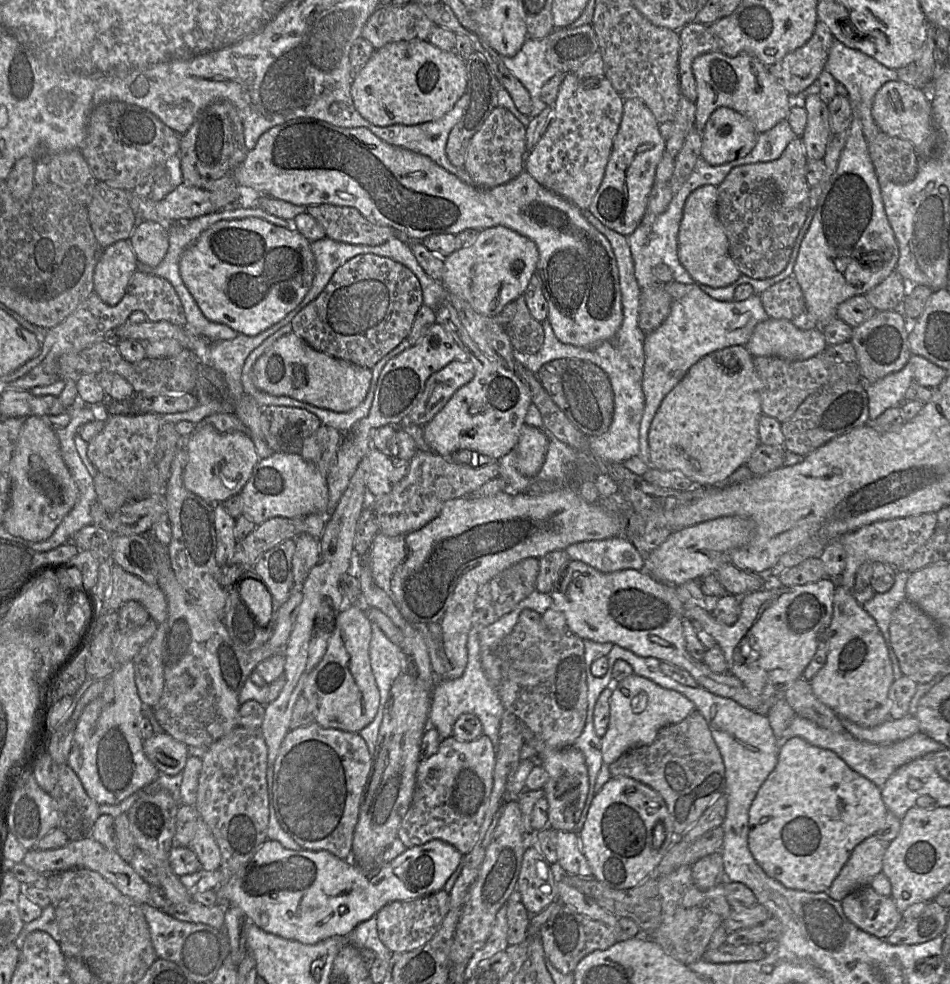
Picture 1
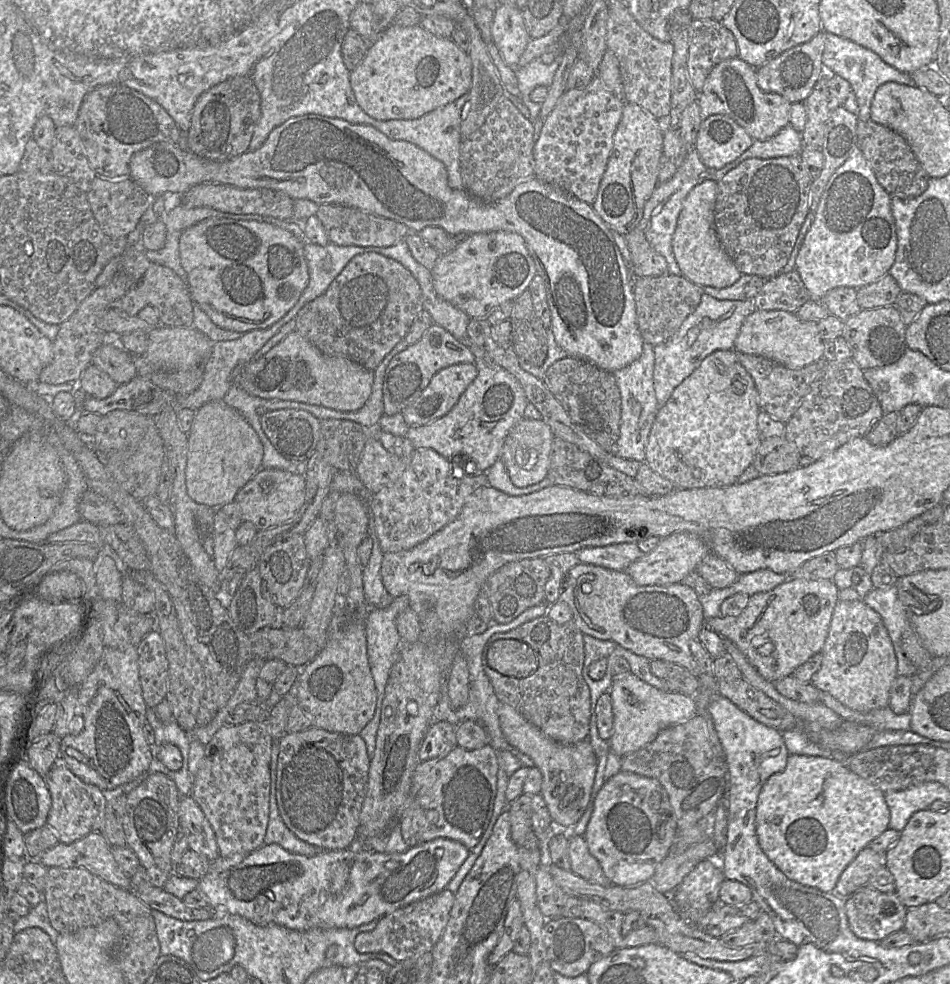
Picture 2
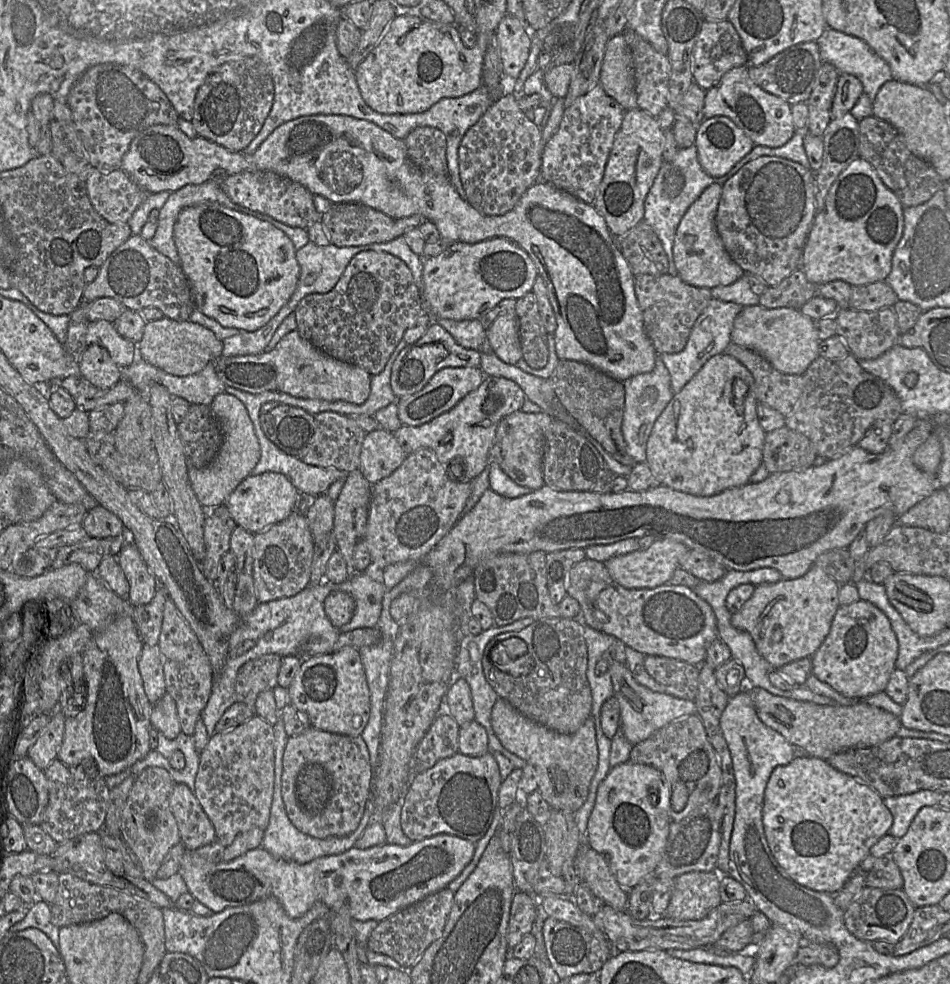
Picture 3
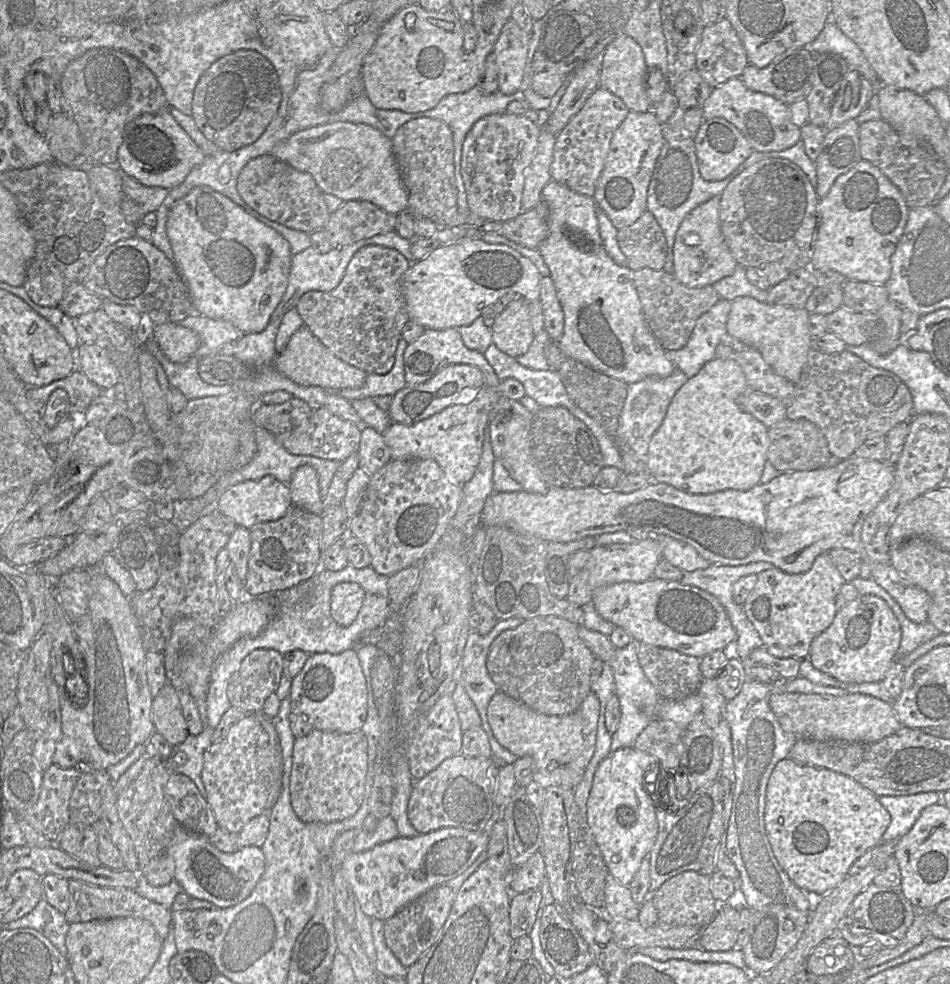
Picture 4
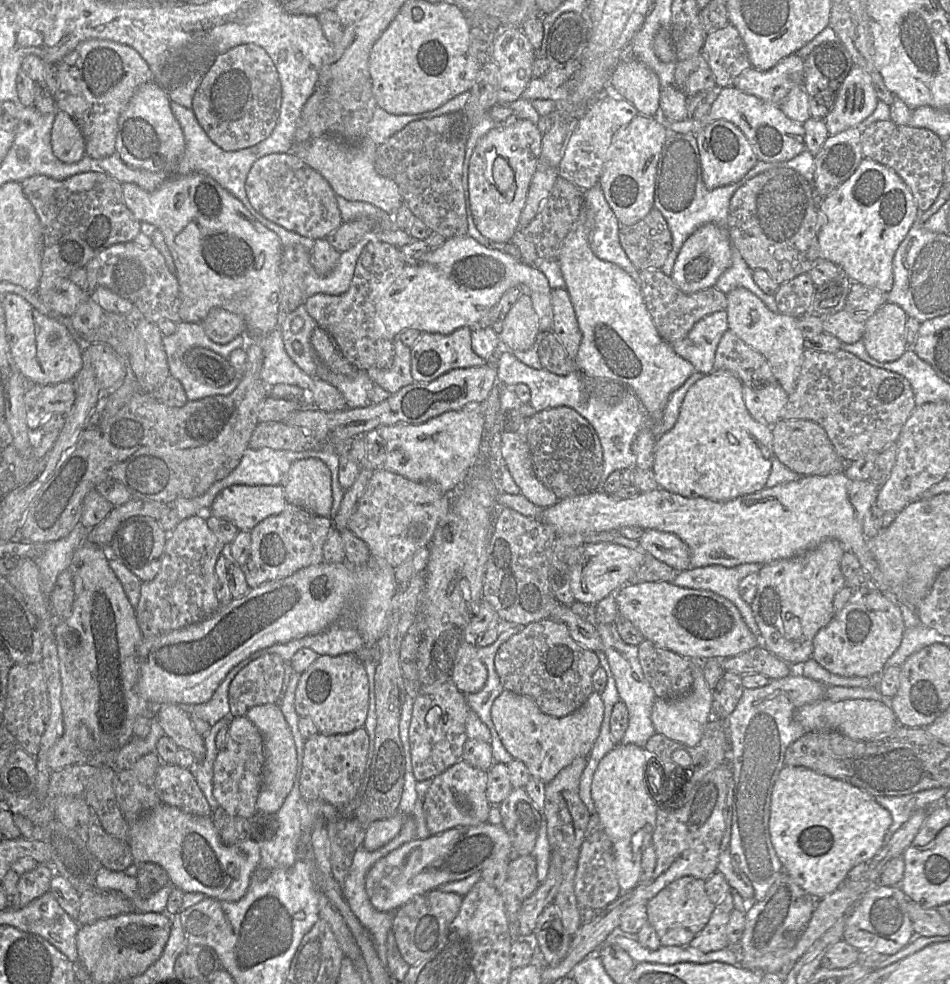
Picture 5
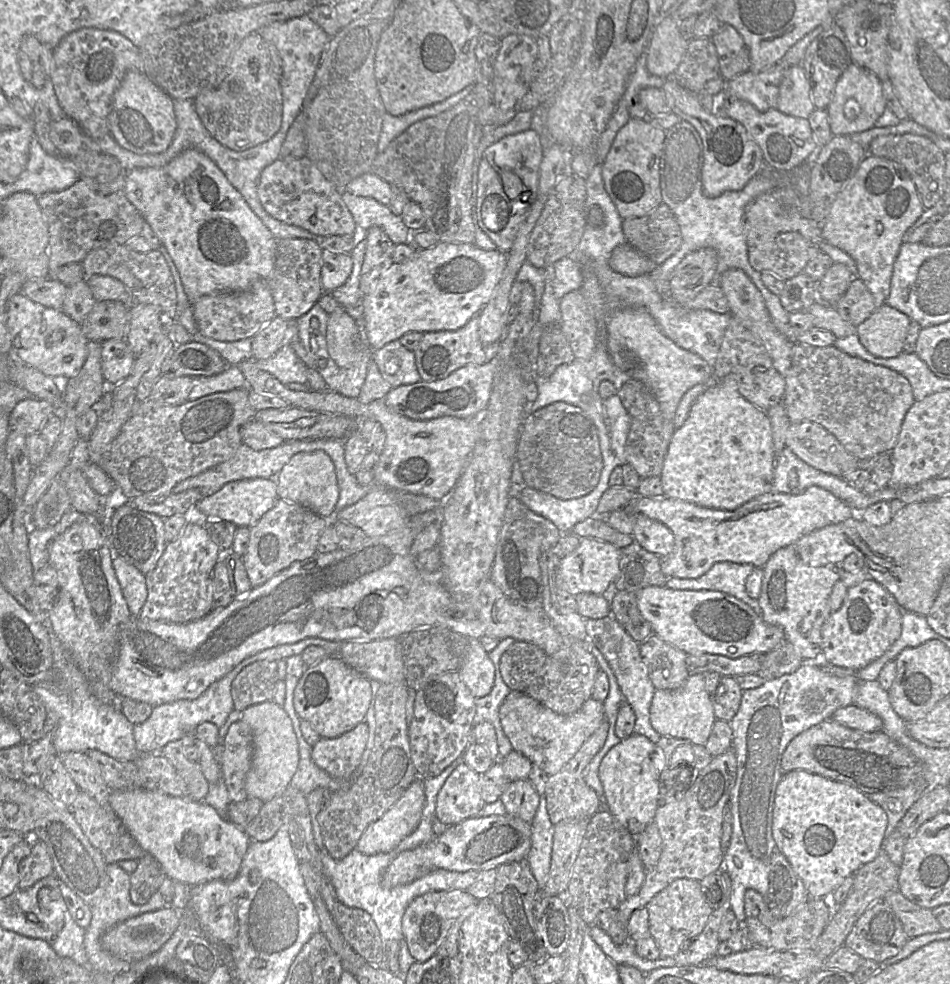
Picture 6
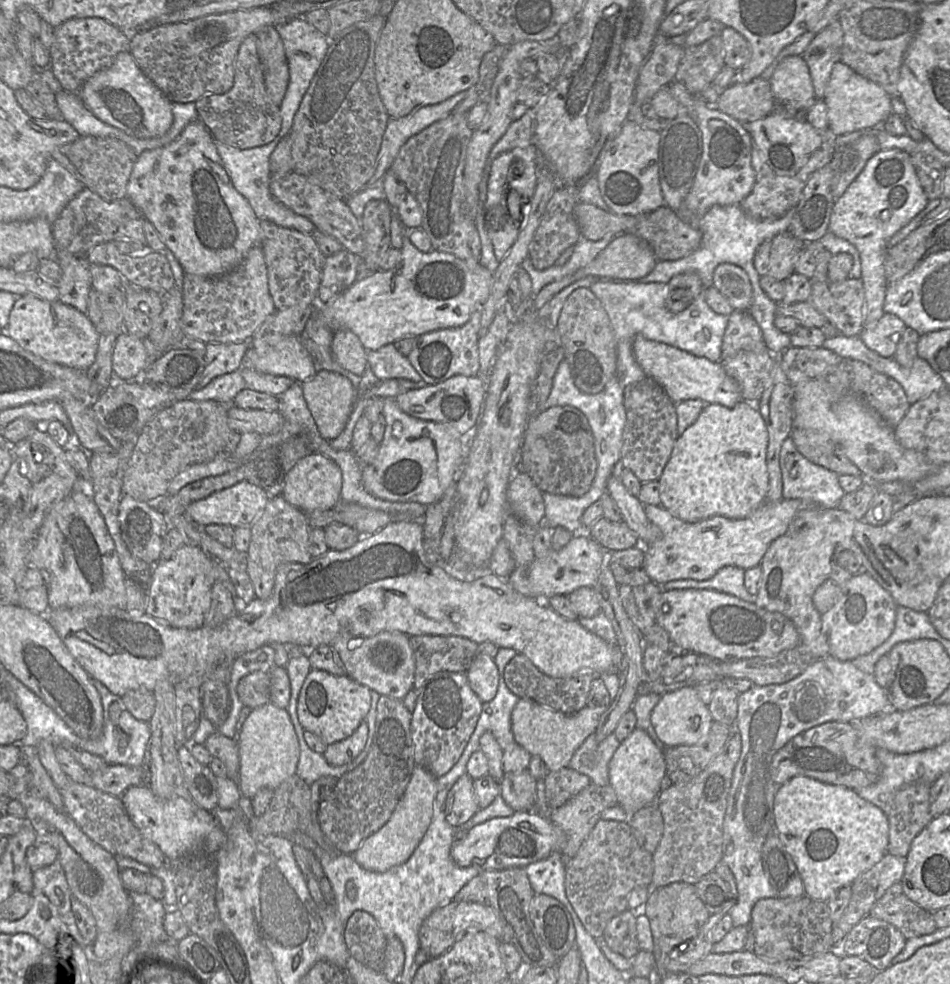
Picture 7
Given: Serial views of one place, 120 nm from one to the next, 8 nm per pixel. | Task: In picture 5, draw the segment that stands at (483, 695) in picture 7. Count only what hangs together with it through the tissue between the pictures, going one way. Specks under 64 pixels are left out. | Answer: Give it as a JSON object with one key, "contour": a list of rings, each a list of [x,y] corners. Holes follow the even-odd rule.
{"contour":[[[470,641],[461,645],[451,673],[451,680],[464,695],[479,692],[487,680],[487,669],[477,655],[477,647]]]}

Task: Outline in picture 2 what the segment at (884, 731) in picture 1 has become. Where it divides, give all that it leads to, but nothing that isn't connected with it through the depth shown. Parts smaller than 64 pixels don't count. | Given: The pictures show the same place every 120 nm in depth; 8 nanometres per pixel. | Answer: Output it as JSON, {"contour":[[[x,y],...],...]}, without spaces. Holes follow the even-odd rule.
{"contour":[[[820,691],[820,702],[833,710],[843,720],[870,726],[877,731],[899,731],[910,729],[911,713],[894,713],[889,706],[860,713],[852,710],[827,692]]]}

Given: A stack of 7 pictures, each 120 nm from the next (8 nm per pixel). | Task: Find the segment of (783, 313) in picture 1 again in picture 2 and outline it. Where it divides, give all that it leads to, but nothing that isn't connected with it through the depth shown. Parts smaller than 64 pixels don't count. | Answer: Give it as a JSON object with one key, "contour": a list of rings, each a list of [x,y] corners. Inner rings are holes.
{"contour":[[[794,269],[766,280],[753,300],[759,310],[795,313],[811,297],[799,273]]]}

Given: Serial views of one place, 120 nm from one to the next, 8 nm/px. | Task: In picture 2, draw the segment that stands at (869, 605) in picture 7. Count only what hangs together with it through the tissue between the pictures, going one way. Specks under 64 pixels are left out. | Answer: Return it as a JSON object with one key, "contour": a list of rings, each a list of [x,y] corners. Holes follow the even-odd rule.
{"contour":[[[839,600],[821,651],[822,663],[811,683],[846,707],[860,713],[888,706],[891,685],[897,674],[897,658],[880,615],[862,600]]]}

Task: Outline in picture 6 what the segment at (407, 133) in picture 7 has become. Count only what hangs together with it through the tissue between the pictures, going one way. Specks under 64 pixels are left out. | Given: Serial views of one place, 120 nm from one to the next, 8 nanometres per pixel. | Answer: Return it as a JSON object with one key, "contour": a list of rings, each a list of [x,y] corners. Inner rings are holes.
{"contour":[[[469,86],[441,102],[400,116],[392,116],[385,113],[382,118],[382,128],[377,144],[377,153],[383,152],[392,140],[402,134],[412,124],[429,117],[437,116],[458,104],[458,102],[470,93],[471,89],[472,86]]]}

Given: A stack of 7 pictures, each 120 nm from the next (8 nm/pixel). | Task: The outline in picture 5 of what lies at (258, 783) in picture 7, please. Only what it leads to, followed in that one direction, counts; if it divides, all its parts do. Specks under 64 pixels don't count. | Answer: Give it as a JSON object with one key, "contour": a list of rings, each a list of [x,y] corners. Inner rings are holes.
{"contour":[[[276,704],[252,707],[245,716],[261,734],[264,745],[262,784],[256,801],[256,812],[268,815],[276,814],[291,791],[297,772],[297,752],[293,736]]]}

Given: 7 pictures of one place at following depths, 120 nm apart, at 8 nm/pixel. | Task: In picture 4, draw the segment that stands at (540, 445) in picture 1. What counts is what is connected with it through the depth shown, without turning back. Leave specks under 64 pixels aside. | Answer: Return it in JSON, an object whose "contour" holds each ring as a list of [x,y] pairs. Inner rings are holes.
{"contour":[[[502,396],[490,414],[489,431],[495,460],[505,467],[509,475],[529,493],[544,495],[549,486],[544,481],[532,450],[532,423],[534,414],[520,402]]]}

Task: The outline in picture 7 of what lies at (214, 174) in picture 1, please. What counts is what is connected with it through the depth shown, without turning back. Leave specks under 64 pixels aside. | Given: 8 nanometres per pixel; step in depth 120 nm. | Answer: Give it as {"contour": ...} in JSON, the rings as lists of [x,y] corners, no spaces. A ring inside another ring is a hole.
{"contour":[[[256,34],[247,36],[239,46],[234,60],[234,80],[231,88],[222,94],[205,95],[194,102],[199,120],[209,130],[216,142],[237,149],[251,149],[272,142],[281,129],[281,115],[279,107],[269,98],[265,82],[264,71],[257,51]]]}

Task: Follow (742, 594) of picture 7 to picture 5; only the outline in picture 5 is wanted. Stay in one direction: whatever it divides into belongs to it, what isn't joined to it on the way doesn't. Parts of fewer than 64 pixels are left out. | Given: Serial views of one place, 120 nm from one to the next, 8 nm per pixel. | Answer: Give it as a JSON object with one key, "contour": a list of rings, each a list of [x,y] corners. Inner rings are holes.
{"contour":[[[745,563],[735,567],[708,565],[678,572],[671,582],[676,586],[698,590],[709,590],[732,602],[744,619],[751,632],[758,636],[751,603],[747,604],[739,594],[739,583],[751,573],[758,573],[764,564]]]}

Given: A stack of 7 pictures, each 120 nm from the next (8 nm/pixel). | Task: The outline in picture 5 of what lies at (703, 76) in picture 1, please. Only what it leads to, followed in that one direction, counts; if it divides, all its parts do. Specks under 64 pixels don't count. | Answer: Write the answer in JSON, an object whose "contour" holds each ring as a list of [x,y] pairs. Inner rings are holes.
{"contour":[[[733,85],[717,90],[711,108],[704,117],[700,119],[688,117],[682,121],[663,121],[669,132],[697,134],[705,126],[719,119],[733,123],[743,132],[760,161],[768,163],[788,161],[806,148],[803,124],[788,118],[779,105],[764,102],[754,95],[738,90]]]}

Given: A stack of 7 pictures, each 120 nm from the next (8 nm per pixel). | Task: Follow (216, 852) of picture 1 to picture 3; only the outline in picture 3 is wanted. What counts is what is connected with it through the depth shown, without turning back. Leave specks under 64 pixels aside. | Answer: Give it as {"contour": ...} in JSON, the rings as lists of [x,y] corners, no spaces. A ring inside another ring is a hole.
{"contour":[[[175,784],[170,796],[170,807],[186,850],[199,849],[217,840],[211,820],[187,785]]]}

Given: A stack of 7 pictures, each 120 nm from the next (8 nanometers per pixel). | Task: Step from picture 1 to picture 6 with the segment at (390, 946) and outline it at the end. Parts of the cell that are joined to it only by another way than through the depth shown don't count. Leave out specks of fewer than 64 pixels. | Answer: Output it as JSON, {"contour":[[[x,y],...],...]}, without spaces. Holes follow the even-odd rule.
{"contour":[[[466,890],[429,892],[415,898],[402,917],[402,932],[416,962],[430,959],[446,940],[454,925],[479,902]]]}

